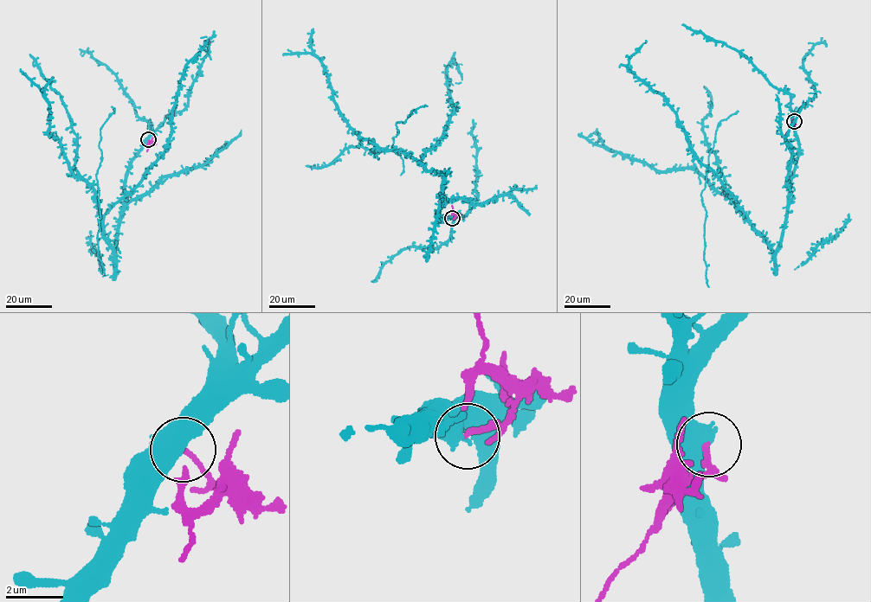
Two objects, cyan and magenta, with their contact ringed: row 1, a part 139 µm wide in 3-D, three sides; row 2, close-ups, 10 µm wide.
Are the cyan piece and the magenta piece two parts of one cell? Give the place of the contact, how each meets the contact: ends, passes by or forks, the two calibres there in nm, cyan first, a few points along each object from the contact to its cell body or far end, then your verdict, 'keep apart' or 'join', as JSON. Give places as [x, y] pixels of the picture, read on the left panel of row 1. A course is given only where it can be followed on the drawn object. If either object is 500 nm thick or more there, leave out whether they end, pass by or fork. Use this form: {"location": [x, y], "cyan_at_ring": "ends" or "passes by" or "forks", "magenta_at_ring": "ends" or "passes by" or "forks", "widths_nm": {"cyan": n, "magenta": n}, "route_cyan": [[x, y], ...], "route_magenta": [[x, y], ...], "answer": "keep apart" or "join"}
{"location": [148, 139], "widths_nm": {"cyan": 650, "magenta": 170}, "route_cyan": [[147, 139], [129, 169], [114, 256], [105, 234], [104, 215], [164, 153], [184, 67], [207, 39], [200, 37]], "route_magenta": [[148, 139], [151, 143], [146, 151]], "answer": "keep apart"}

